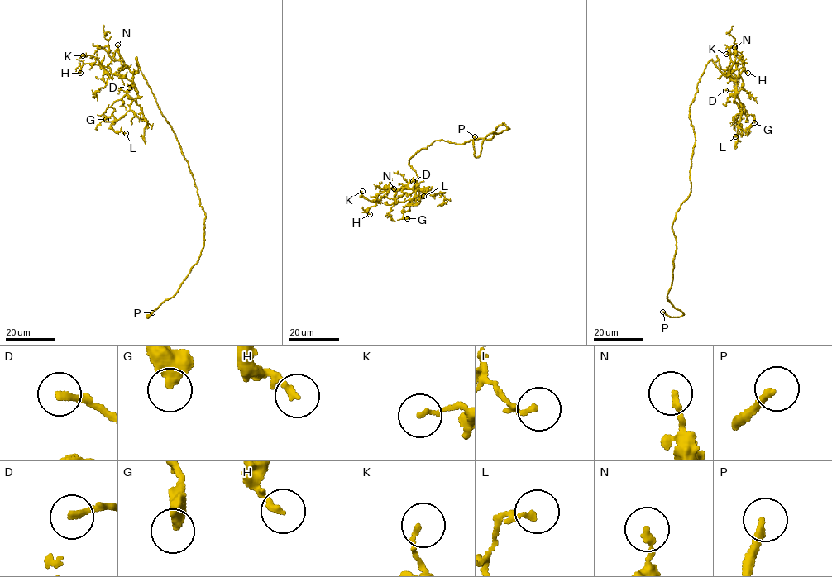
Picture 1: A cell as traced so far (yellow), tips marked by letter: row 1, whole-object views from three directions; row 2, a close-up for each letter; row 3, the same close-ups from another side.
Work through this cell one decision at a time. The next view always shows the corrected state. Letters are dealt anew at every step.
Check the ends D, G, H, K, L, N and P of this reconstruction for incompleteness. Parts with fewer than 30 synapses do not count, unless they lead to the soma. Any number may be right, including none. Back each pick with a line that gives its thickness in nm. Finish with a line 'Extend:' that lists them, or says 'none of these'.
D: 200 nm thick
P: 240 nm thick
Extend: D, P

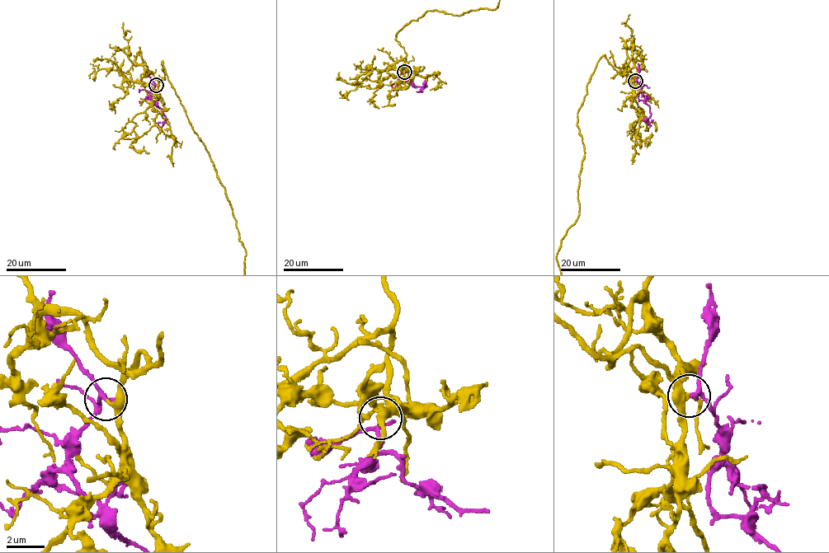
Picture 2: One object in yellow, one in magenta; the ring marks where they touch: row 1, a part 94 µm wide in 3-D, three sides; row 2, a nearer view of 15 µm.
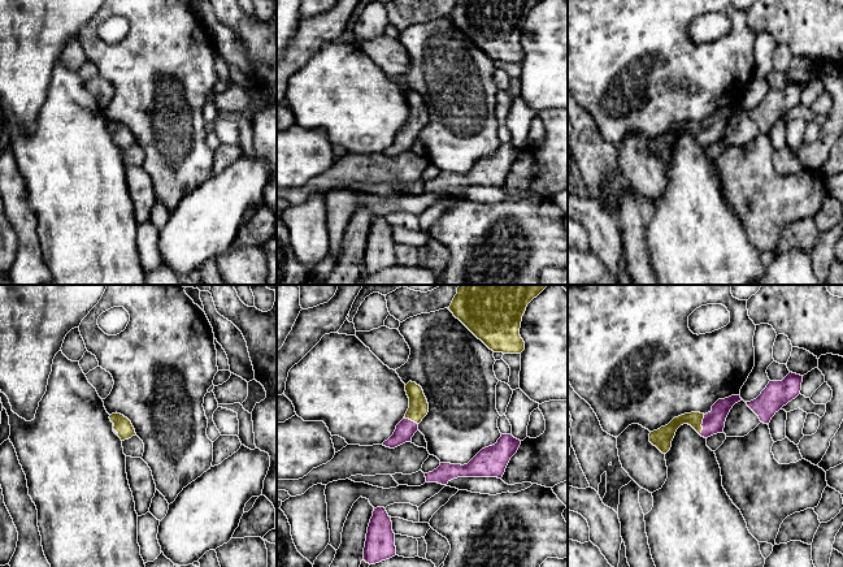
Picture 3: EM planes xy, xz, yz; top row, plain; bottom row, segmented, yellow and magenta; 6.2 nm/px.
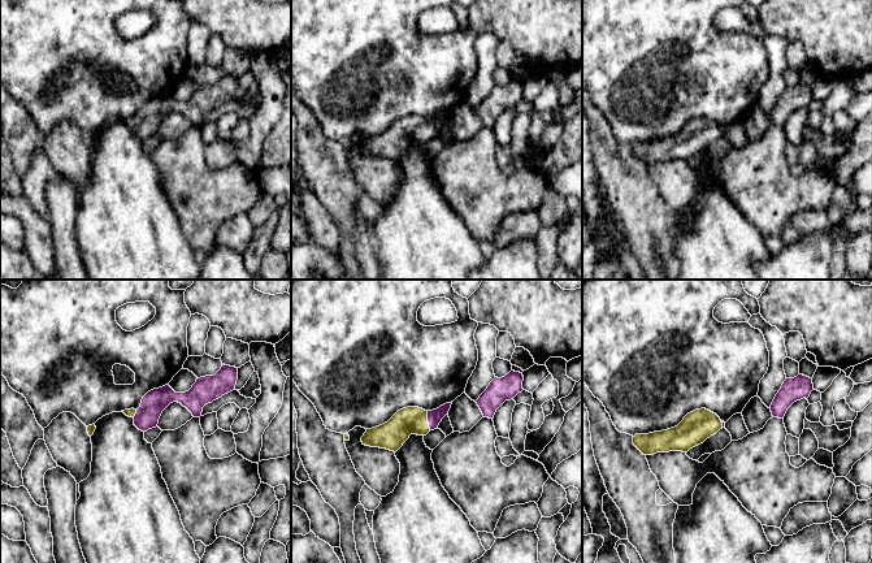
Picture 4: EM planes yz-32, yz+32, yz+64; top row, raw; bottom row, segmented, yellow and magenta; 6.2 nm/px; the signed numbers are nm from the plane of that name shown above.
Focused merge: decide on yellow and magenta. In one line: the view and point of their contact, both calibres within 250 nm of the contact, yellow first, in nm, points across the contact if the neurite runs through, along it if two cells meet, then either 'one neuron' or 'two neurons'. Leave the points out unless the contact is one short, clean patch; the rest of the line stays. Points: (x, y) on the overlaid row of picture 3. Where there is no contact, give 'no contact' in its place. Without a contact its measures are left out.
contact yz (702, 423); calibres 120 and 140 nm; way yz (664, 436), (679, 420), (702, 423), (713, 421); one neuron

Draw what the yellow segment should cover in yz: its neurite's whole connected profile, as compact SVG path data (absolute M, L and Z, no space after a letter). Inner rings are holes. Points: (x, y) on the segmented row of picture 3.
M731 395L725 399L718 399L712 406L712 411L705 415L700 412L691 412L674 417L668 425L651 432L649 442L662 454L666 454L672 447L672 441L677 429L683 424L691 425L704 438L722 433L730 410L740 401L743 401L740 395Z

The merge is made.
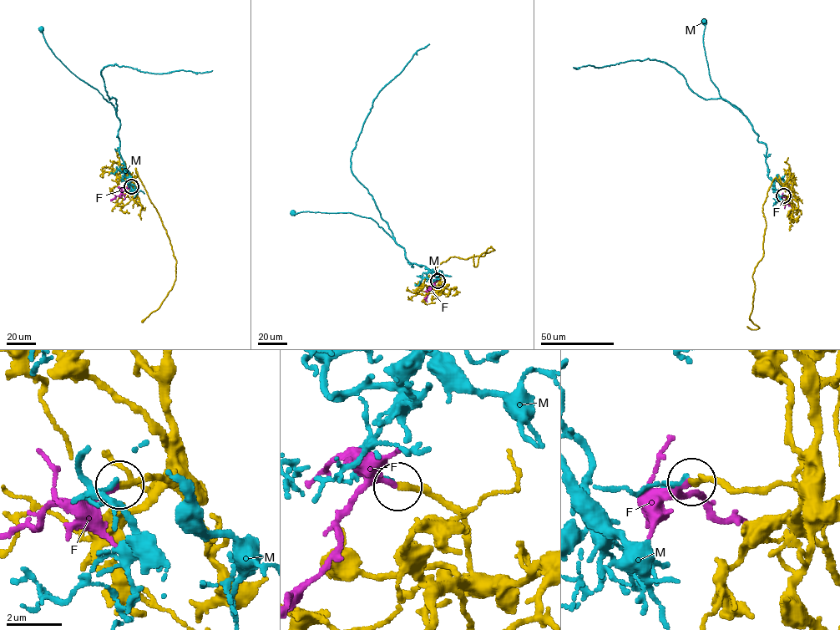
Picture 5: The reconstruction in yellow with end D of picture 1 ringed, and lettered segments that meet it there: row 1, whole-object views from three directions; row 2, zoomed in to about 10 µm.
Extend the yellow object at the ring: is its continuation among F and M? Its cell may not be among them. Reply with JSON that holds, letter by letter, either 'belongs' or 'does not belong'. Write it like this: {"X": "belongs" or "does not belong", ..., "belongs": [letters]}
{"F": "belongs", "M": "does not belong", "belongs": ["F"]}

